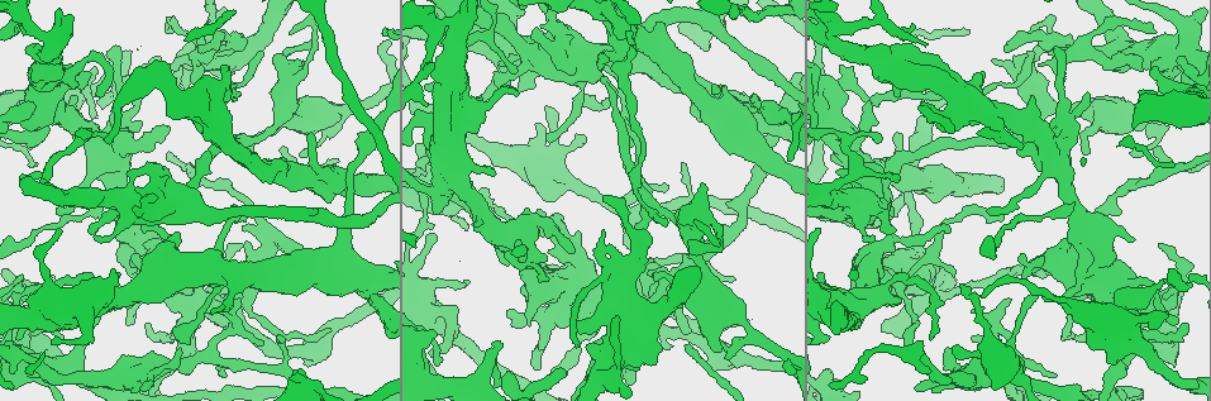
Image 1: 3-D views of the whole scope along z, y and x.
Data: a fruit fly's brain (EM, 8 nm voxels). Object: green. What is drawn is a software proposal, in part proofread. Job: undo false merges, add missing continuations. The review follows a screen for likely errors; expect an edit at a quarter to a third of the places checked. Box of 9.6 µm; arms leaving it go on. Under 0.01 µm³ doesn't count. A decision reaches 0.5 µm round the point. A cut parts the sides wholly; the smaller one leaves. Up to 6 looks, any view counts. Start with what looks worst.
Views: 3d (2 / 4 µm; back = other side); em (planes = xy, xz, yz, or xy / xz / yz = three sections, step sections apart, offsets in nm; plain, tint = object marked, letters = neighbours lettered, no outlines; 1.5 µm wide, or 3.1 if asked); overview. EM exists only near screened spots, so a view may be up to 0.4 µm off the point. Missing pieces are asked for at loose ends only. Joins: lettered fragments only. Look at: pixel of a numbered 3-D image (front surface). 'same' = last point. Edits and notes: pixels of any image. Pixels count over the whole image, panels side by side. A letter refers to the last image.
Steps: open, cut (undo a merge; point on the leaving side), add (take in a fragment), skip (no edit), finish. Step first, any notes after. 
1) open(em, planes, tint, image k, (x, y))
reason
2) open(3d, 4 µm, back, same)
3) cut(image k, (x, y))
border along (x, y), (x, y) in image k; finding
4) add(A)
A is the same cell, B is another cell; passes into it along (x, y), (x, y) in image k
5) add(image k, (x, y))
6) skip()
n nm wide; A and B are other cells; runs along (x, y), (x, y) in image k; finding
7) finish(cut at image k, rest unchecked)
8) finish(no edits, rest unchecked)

open(em, xz, step 4, letters, image 1, (879, 140))

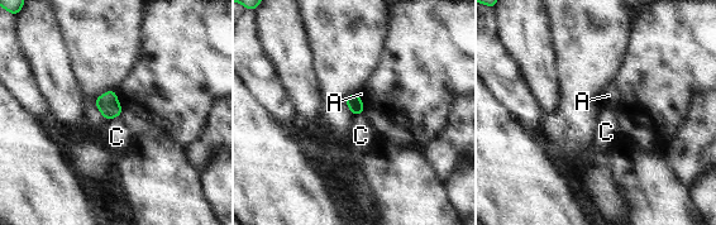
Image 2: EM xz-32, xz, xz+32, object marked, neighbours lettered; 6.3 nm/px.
open(em, planes, letters, same)

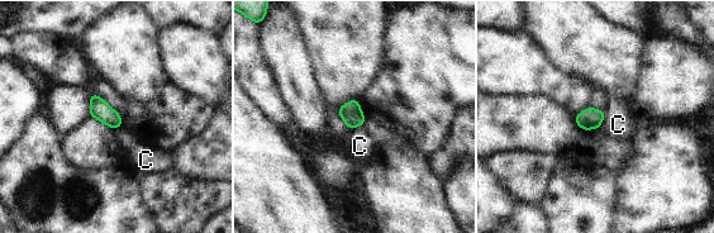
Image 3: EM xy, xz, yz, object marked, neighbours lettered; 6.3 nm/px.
skip()
130 nm wide; C touches over 110 nm; C is another cell; no lettered fragment goes on from it

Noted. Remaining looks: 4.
open(em, yz, step 8, tint, image 1, (45, 170))
three arms meet

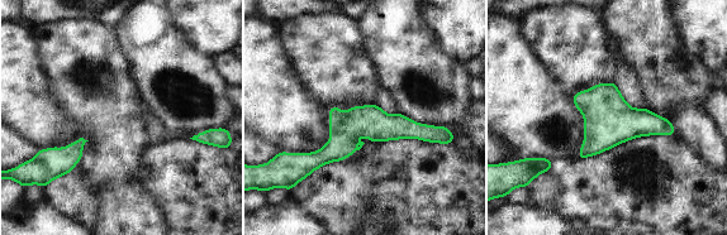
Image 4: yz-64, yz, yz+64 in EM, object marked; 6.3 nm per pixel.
open(em, yz, step 8, letters, same)
see the neighbours

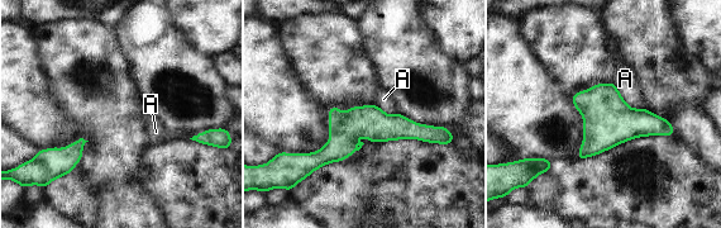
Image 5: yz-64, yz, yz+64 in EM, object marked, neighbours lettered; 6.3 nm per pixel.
skip()
A touches over 260 nm; A is another cell; runs along (439, 129), (356, 128), (332, 152), (301, 156) in image 5; all the same neuron

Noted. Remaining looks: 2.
open(3d, 4 µm, image 1, (1062, 91))
a narrow waist

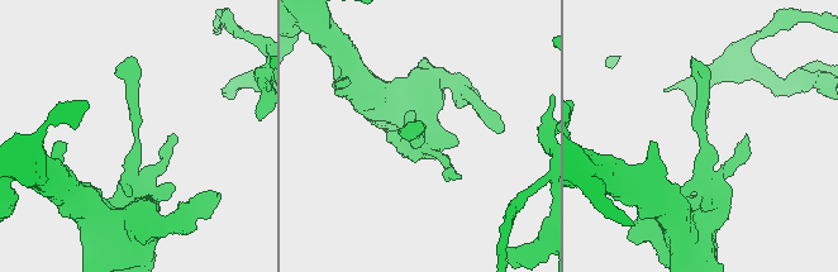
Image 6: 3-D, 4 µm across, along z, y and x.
open(em, planes, letters, image 6, (704, 138))
arms of 190, 320 nm

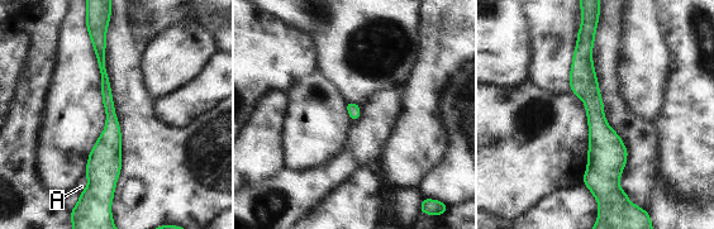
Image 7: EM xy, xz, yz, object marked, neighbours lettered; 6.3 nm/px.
skip()
A touches over 120 nm; A is another cell; one neuron here

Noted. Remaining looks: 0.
finish(no edits, rest unchecked)

